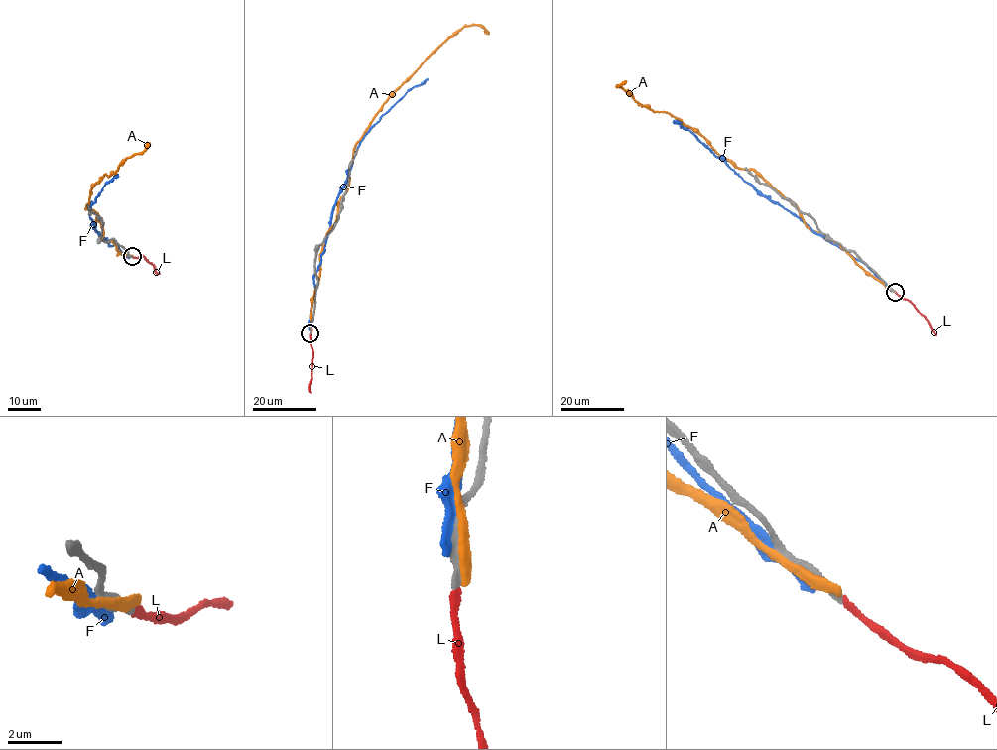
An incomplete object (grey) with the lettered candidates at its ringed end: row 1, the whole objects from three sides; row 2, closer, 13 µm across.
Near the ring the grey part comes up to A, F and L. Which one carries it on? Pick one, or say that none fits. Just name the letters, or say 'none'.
L

